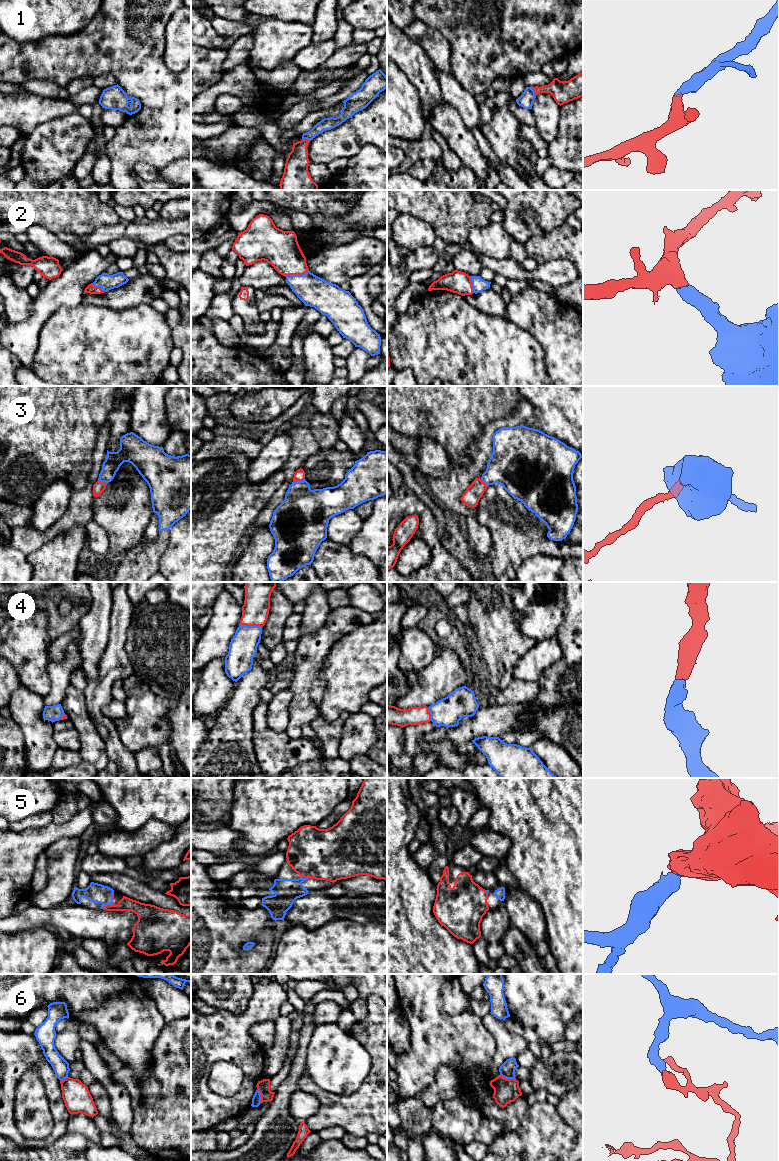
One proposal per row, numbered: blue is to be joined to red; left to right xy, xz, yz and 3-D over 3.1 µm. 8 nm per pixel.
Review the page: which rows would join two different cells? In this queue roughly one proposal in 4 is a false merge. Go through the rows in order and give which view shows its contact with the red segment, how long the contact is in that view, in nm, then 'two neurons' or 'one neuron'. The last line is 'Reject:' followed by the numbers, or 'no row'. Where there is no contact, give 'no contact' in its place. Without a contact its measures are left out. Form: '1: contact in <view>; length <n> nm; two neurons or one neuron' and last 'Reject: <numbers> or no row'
1: contact in xz; length 70 nm; one neuron
2: contact in xz; length 200 nm; one neuron
3: contact in xz; length 100 nm; one neuron
4: contact in xz; length 180 nm; one neuron
5: contact in xy; length 110 nm; one neuron
6: contact in yz; length 140 nm; two neurons
Reject: 6

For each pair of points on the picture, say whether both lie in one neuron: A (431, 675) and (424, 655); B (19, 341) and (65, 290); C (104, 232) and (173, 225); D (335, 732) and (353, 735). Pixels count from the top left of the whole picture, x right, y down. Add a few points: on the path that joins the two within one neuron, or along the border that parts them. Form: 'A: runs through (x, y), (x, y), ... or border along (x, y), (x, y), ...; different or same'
A: border along (437, 645), (434, 658), (419, 672); different
B: runs through (30, 328), (52, 303); same
C: runs through (121, 230), (156, 230); same
D: border along (344, 721), (338, 756); different

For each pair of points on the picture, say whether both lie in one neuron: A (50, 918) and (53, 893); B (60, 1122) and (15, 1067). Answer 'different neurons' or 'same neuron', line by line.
A: different neurons
B: same neuron

